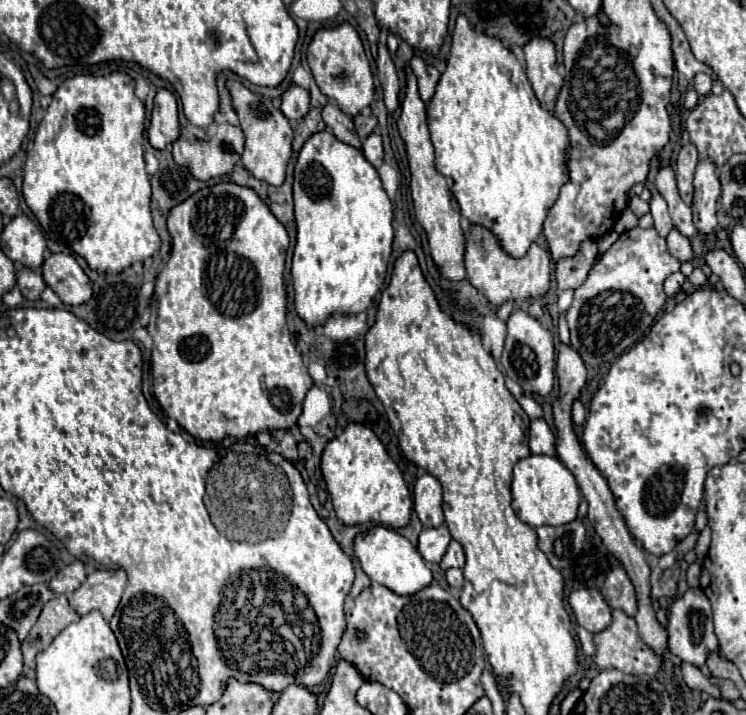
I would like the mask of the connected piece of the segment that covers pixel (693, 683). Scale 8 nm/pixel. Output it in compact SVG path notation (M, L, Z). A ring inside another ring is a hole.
M684 662L682 664L682 674L684 674L684 682L688 684L688 688L700 690L700 692L708 692L712 698L722 698L720 688L714 682L710 682L696 666Z

